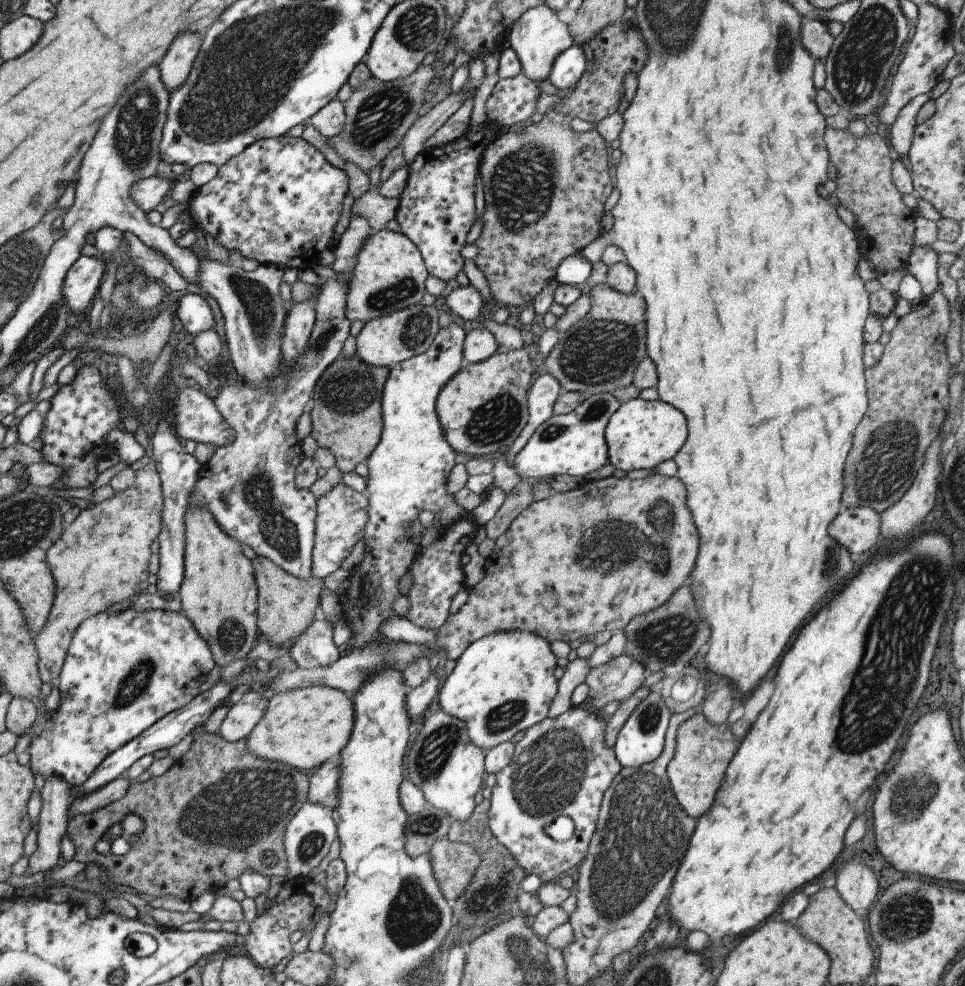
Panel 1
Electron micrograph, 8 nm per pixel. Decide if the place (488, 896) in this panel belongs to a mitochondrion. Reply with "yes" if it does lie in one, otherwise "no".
yes

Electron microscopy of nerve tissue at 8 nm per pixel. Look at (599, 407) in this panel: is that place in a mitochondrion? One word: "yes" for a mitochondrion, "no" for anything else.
yes

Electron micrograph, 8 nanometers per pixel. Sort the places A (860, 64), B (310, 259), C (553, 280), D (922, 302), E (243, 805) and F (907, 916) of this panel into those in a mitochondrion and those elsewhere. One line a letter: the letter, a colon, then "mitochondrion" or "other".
A: mitochondrion
B: other
C: other
D: other
E: mitochondrion
F: mitochondrion

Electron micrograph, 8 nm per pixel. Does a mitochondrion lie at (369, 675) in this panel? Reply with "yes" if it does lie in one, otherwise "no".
no

